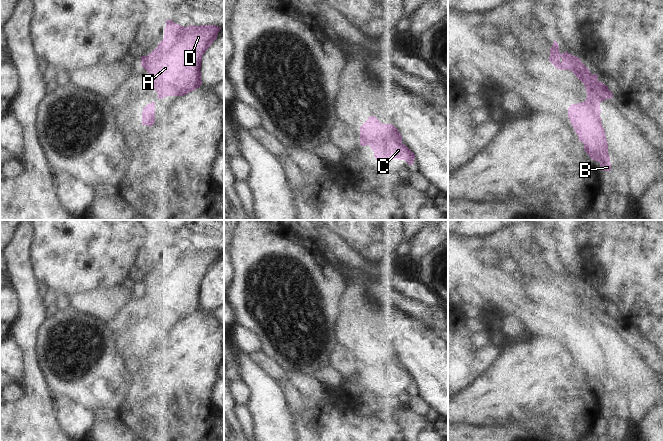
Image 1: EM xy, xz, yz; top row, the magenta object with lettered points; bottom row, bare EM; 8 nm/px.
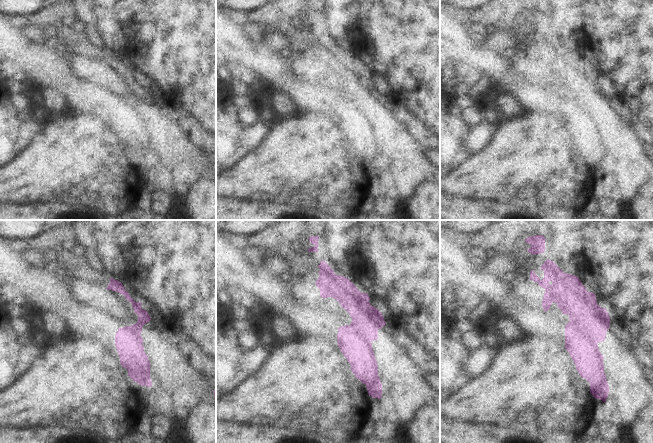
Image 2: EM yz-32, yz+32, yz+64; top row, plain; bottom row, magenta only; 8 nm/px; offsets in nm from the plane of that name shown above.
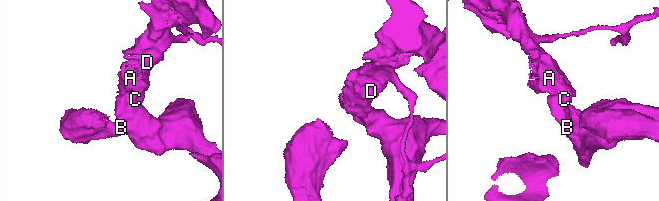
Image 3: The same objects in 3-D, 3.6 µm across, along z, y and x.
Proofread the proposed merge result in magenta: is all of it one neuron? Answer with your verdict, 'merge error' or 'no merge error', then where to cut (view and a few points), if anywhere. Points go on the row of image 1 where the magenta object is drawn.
merge error; cut in yz along (569, 107), (582, 117), (594, 114), (599, 115)

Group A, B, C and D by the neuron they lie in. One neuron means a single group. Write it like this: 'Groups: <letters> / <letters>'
Groups: A C D / B.

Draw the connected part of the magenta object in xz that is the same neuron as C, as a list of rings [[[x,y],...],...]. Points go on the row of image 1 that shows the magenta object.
[[[371,121],[368,143],[379,162],[399,159],[405,160],[410,166],[414,163],[415,154],[402,143],[402,136],[393,124]]]

